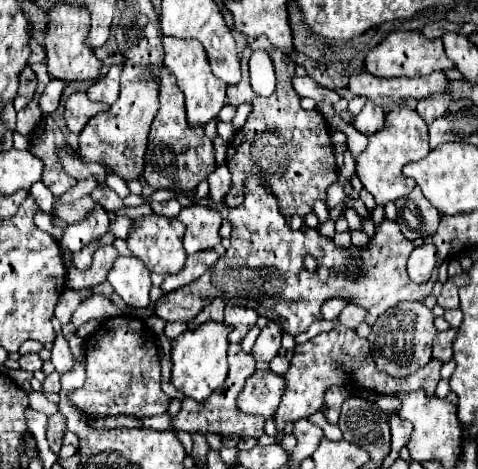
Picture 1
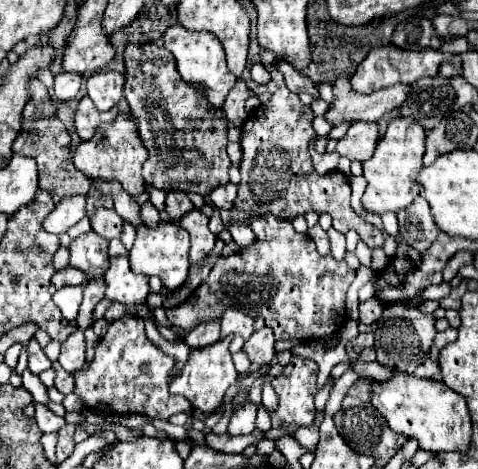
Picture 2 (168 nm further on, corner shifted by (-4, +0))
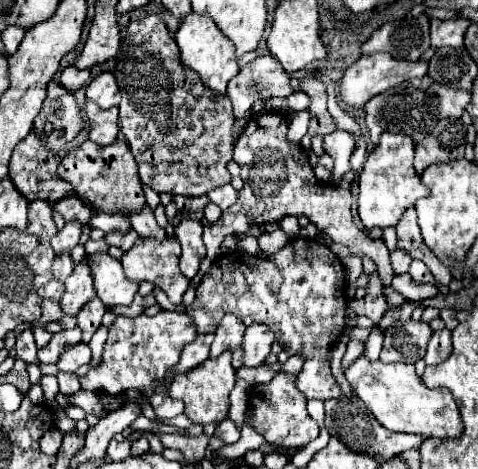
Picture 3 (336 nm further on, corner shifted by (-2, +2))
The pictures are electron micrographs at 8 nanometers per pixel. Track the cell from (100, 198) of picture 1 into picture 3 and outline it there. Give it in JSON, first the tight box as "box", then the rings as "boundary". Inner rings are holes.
{"box":[56,195,96,223],"boundary":[[[68,195],[62,201],[58,201],[56,211],[60,211],[66,221],[78,219],[82,223],[88,223],[96,215],[94,205],[86,205],[86,201],[82,201],[80,197],[74,197],[74,195]]]}

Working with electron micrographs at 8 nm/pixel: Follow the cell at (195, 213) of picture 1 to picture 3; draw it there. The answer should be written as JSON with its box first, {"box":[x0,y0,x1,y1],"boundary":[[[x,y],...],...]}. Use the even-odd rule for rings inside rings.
{"box":[176,219,206,279],"boundary":[[[182,219],[176,227],[176,237],[182,245],[182,257],[180,257],[180,269],[186,273],[188,279],[192,279],[198,273],[200,261],[206,255],[206,245],[202,241],[202,223],[196,219]]]}

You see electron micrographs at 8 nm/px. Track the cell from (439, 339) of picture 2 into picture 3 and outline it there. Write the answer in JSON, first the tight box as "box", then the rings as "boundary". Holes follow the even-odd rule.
{"box":[424,329,452,365],"boundary":[[[448,329],[434,331],[434,335],[428,343],[424,361],[426,361],[426,365],[438,365],[450,355],[450,351],[452,351],[452,333]]]}

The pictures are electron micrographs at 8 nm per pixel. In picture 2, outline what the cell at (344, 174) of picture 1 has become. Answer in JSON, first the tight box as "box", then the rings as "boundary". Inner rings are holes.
{"box":[336,123,378,161],"boundary":[[[352,123],[346,135],[338,139],[336,153],[352,161],[370,159],[376,147],[376,139],[378,139],[376,123]]]}

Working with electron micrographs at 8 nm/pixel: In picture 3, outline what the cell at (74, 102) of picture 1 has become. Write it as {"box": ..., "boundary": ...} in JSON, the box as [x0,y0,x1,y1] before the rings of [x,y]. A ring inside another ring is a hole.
{"box":[84,101,118,145],"boundary":[[[86,101],[84,105],[84,113],[88,117],[88,125],[90,125],[90,141],[98,143],[98,145],[110,145],[116,137],[118,137],[118,109],[100,109],[98,105],[94,105],[92,101]]]}

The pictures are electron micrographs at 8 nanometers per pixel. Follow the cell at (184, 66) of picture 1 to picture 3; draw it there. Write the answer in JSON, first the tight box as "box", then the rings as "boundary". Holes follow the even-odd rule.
{"box":[174,13,238,95],"boundary":[[[190,13],[182,19],[182,25],[178,27],[174,39],[180,49],[182,65],[194,69],[212,91],[218,91],[224,95],[228,81],[238,75],[238,65],[236,65],[234,45],[222,35],[222,31],[216,27],[216,23],[206,15]]]}

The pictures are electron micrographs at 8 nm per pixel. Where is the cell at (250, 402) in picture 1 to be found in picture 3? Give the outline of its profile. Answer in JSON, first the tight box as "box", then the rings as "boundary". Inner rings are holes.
{"box":[216,421,240,443],"boundary":[[[222,421],[218,427],[216,427],[216,437],[220,437],[224,443],[236,443],[240,439],[240,429],[236,427],[234,421]]]}

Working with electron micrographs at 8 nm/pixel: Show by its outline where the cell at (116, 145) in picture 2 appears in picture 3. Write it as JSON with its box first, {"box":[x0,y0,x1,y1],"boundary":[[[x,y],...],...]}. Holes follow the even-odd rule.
{"box":[58,137,146,213],"boundary":[[[118,137],[112,145],[86,145],[86,141],[72,149],[58,165],[58,175],[66,179],[76,195],[90,201],[98,211],[104,213],[126,213],[126,211],[140,211],[146,205],[142,183],[138,181],[138,163],[130,153],[130,145],[126,145],[124,137]]]}

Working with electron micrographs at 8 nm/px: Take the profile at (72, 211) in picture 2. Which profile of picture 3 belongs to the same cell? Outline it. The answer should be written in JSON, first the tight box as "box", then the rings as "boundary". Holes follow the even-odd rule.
{"box":[52,219,84,253],"boundary":[[[76,219],[68,221],[68,223],[64,225],[64,229],[60,229],[60,231],[52,237],[52,247],[54,247],[54,251],[60,253],[60,251],[70,251],[70,249],[74,249],[74,247],[78,245],[78,241],[80,241],[82,227],[84,227],[84,225],[82,225],[80,221],[76,221]]]}

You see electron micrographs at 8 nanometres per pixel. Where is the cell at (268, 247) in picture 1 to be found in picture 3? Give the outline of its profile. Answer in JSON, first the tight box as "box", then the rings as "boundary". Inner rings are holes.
{"box":[186,237,346,401],"boundary":[[[304,237],[288,239],[280,251],[268,257],[246,257],[246,253],[240,251],[224,253],[202,279],[186,315],[194,321],[198,333],[214,333],[228,311],[238,317],[250,315],[254,321],[266,323],[286,353],[292,355],[300,351],[306,355],[296,387],[308,399],[326,401],[338,397],[340,389],[330,373],[328,349],[344,331],[344,325],[334,325],[334,317],[344,317],[346,303],[338,293],[332,295],[332,287],[340,279],[344,285],[344,269],[334,265],[334,259],[326,245]]]}

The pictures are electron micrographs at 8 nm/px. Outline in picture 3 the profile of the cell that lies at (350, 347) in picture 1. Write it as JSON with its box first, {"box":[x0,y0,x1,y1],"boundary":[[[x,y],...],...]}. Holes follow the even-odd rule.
{"box":[248,373,318,447],"boundary":[[[278,373],[268,385],[256,385],[250,389],[248,395],[248,405],[254,413],[252,417],[252,427],[266,437],[266,441],[284,445],[284,447],[304,447],[312,439],[318,437],[318,423],[308,415],[306,411],[306,397],[298,393],[298,387],[294,385],[296,375],[290,373]]]}

